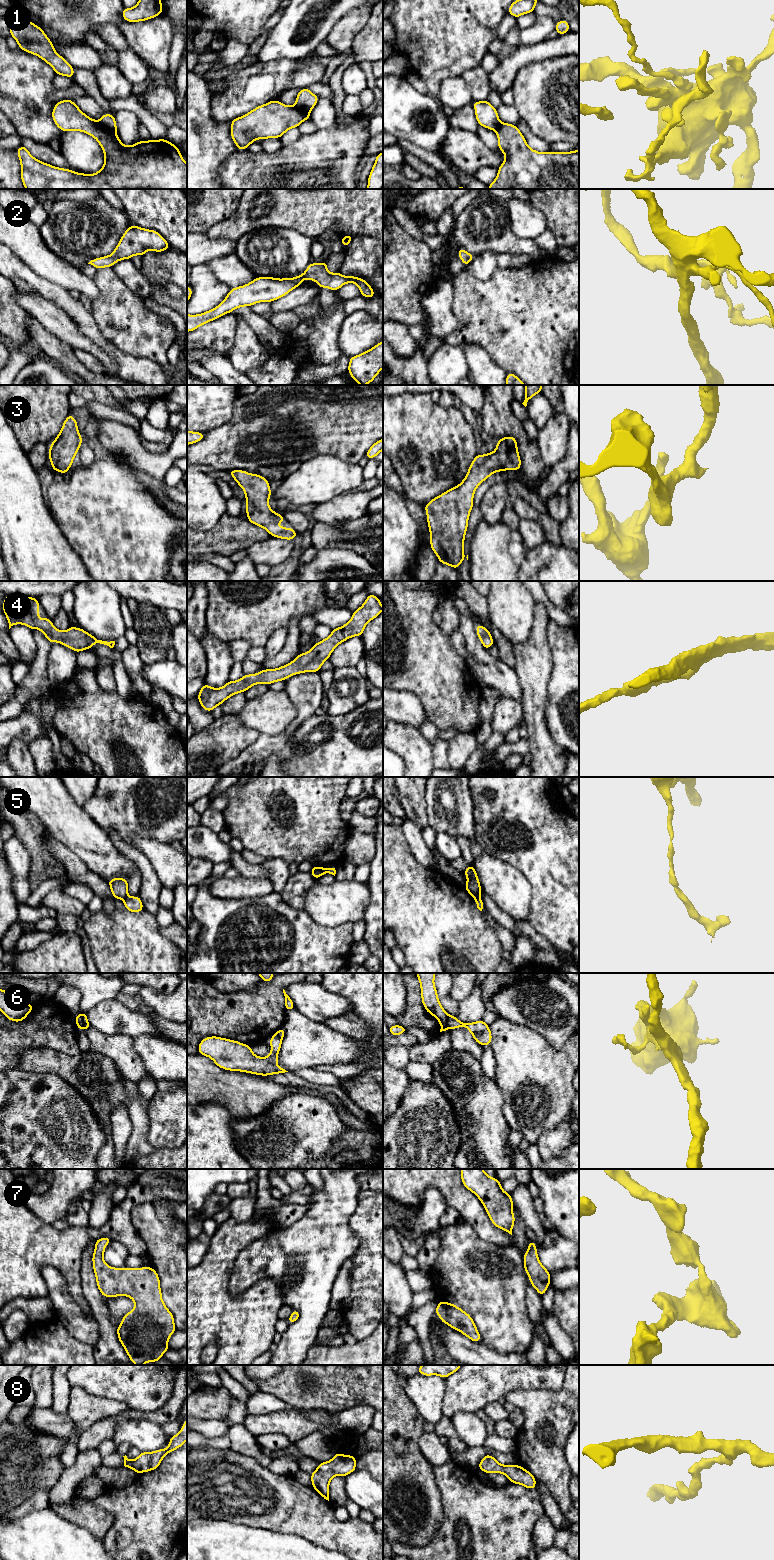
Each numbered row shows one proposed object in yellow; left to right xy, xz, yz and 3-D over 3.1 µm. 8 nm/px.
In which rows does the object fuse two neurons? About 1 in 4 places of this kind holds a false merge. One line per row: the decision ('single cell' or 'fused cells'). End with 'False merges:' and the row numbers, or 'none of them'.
1: fused cells
2: single cell
3: single cell
4: single cell
5: fused cells
6: fused cells
7: single cell
8: single cell
False merges: 1, 5, 6

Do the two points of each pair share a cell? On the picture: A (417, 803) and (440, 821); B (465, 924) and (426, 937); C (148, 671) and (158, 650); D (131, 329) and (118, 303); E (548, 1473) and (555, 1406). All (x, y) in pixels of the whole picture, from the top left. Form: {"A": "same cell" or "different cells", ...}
{"A": "different cells", "B": "same cell", "C": "different cells", "D": "same cell", "E": "same cell"}

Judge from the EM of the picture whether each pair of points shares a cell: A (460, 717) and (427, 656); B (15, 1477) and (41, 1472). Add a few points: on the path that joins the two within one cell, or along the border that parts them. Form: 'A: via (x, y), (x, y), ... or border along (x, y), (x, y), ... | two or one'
A: via (454, 702), (443, 682), (434, 671) | one
B: via (21, 1472), (35, 1472) | one

